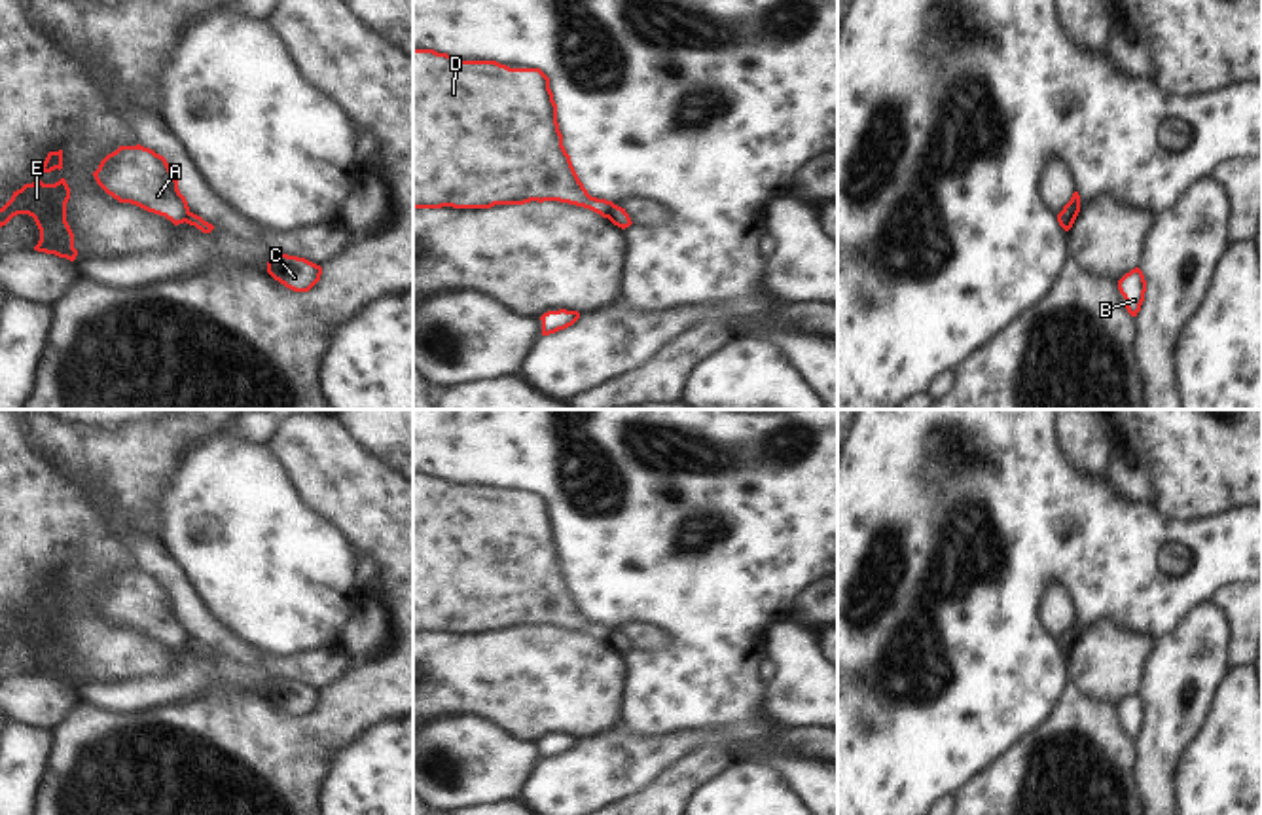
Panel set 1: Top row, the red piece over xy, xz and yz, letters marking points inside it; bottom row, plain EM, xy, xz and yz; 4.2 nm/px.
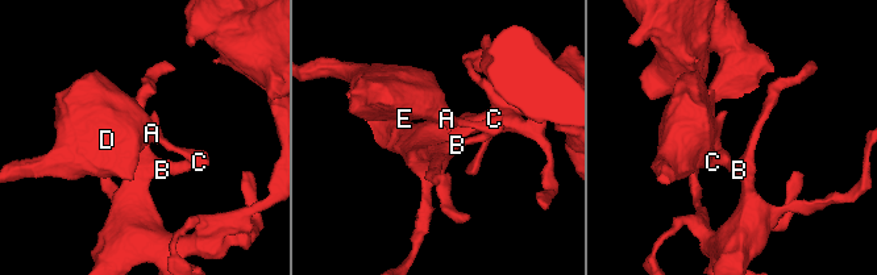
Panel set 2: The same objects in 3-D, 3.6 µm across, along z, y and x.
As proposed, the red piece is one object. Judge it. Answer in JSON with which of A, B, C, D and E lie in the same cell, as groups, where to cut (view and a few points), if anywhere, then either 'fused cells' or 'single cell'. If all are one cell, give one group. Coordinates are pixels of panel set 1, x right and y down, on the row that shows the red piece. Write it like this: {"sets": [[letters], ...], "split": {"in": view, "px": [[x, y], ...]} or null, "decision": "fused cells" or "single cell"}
{"sets": [["A", "D", "E"], ["B", "C"]], "split": {"in": "xz", "px": [[614, 205], [607, 217]]}, "decision": "fused cells"}

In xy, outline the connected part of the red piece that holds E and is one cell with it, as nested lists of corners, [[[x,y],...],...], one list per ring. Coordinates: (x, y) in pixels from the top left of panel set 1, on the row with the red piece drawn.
[[[64,178],[55,184],[44,184],[42,180],[25,184],[0,208],[0,227],[17,214],[28,214],[40,229],[40,241],[34,250],[74,262],[78,250],[74,248],[74,233],[66,222],[68,199],[70,188]]]

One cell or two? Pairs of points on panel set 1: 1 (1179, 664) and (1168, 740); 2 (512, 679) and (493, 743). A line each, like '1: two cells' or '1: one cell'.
1: one cell
2: two cells

